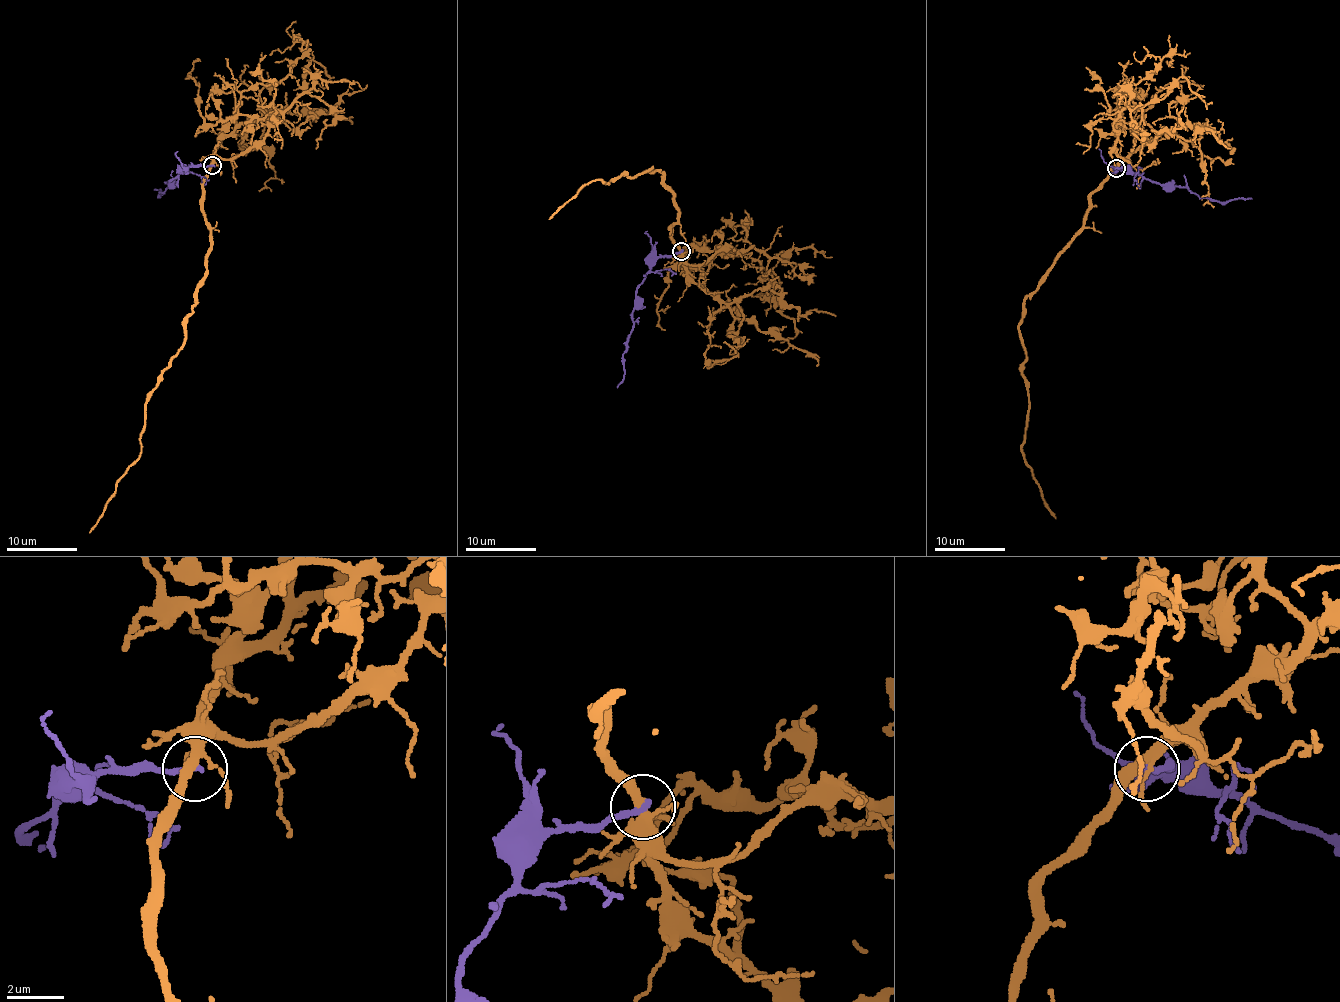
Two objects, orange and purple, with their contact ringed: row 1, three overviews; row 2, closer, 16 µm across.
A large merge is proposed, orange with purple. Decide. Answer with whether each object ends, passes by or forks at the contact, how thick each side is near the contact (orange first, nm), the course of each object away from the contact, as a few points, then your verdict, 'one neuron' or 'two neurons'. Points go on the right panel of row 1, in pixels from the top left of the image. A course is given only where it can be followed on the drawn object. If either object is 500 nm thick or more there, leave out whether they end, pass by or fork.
orange forks; purple ends; calibres 300 and 240 nm; course orange (1117, 167), (1091, 194), (1083, 229), (1025, 299), (1018, 327), (1028, 392), (1024, 461), (1055, 518); course purple (1117, 167), (1121, 165), (1154, 183), (1191, 190), (1202, 198), (1218, 201), (1251, 197); two neurons

